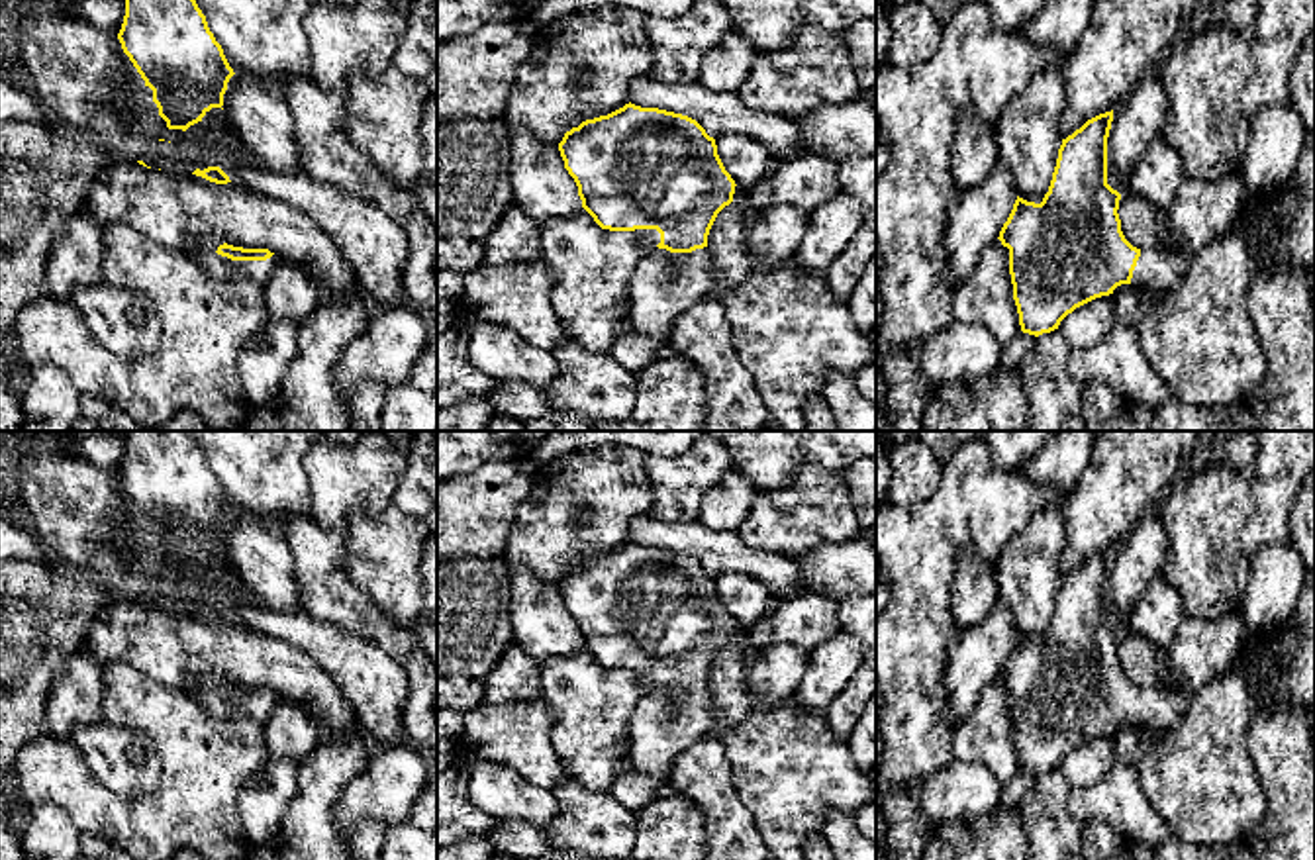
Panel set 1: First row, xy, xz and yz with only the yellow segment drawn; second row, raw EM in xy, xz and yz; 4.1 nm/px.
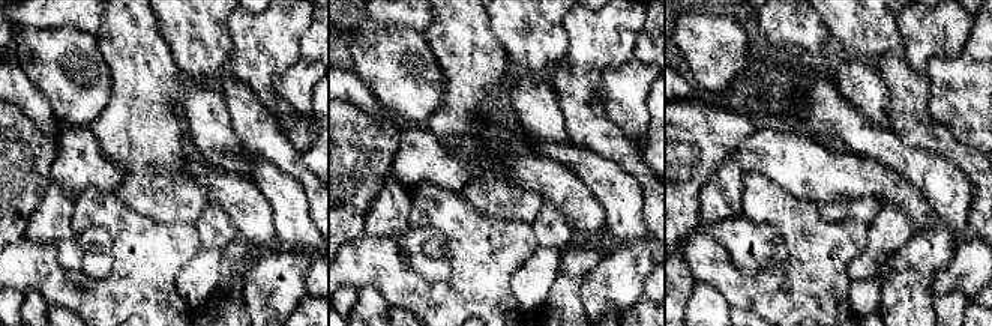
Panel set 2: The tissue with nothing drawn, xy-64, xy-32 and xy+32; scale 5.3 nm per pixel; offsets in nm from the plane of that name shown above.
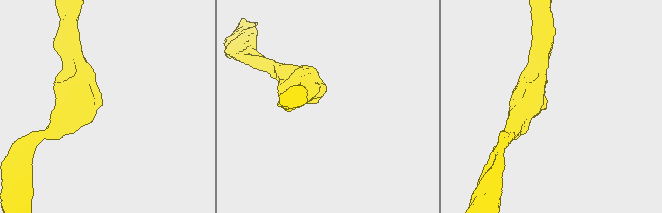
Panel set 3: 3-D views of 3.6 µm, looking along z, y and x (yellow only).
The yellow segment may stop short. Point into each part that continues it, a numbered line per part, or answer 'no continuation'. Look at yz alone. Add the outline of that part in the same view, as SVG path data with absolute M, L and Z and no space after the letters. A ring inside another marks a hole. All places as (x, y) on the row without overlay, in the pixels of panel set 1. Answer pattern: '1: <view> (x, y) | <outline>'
1: yz (1155, 708) | M1141 688L1131 723L1154 729L1168 729L1178 723L1190 707L1193 692L1164 692L1160 688Z

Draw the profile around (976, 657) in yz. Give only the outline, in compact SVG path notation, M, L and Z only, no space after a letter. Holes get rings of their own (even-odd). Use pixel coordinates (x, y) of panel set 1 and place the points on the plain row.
M999 597L982 623L960 631L943 674L947 692L943 717L952 733L972 715L982 688L998 680L1015 639L1011 609Z

